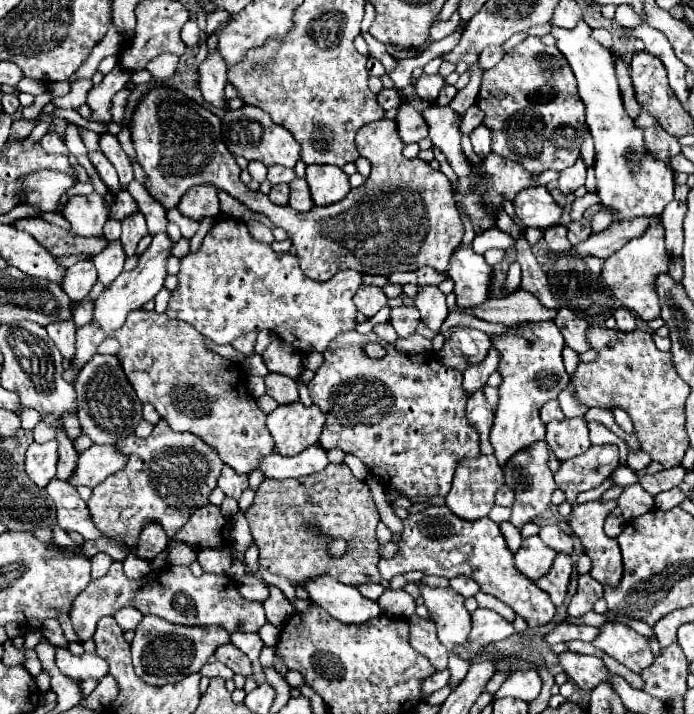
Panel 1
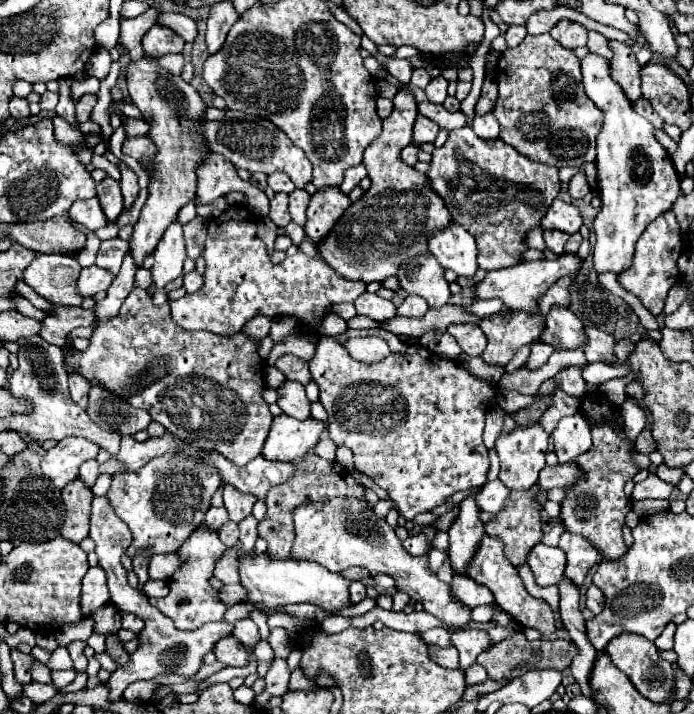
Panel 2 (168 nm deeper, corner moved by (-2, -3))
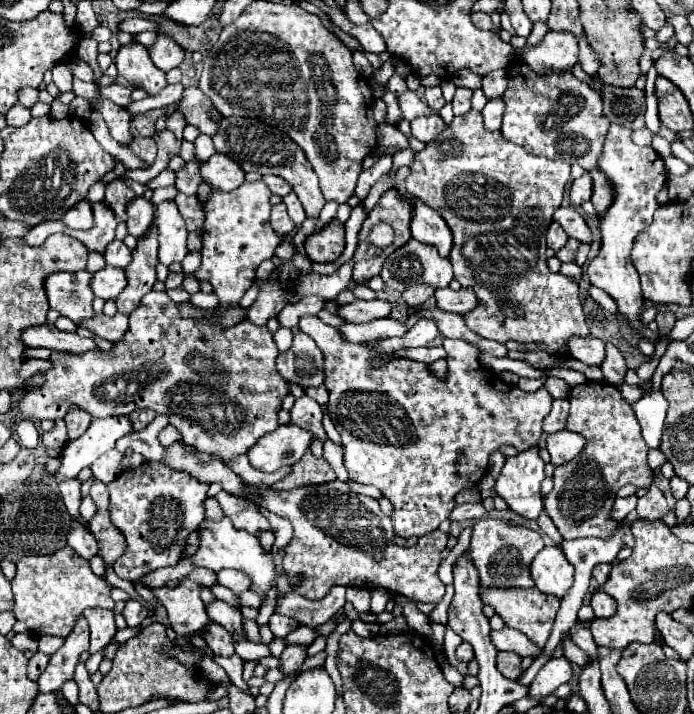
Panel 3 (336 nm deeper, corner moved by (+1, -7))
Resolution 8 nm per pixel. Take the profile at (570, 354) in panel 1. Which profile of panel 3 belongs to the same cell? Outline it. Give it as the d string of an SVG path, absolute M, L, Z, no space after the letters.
M450 287L440 289L434 293L434 297L436 297L440 309L452 311L452 313L468 313L474 307L478 307L478 297L474 295L474 291L464 289L464 287L458 291L452 291Z

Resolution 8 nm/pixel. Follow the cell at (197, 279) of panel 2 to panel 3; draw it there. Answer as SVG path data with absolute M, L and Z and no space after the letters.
M198 291L198 293L192 293L190 295L190 301L192 303L196 303L196 305L200 305L200 307L214 307L214 301L218 301L218 297L214 297L212 293L202 293L202 291Z

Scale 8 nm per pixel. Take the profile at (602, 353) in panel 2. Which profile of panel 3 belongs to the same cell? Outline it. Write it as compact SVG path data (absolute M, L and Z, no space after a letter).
M606 343L606 359L602 361L602 373L604 373L606 381L612 385L622 383L622 379L626 375L626 361L624 361L622 353L618 351L618 347L612 343Z

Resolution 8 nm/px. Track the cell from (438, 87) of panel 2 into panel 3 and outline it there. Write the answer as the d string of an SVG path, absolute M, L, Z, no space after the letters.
M426 87L426 103L428 103L428 107L430 107L432 111L436 111L436 113L446 105L440 87Z

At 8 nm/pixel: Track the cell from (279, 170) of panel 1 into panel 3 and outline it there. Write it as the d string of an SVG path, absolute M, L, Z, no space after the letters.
M266 175L266 177L262 177L262 181L268 185L268 189L274 193L274 195L280 195L280 197L286 197L290 191L292 191L292 187L282 179L282 177L274 177L274 175Z

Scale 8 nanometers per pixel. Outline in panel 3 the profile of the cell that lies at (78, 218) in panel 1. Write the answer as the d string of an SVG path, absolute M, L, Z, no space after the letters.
M78 201L74 207L70 207L70 211L66 211L62 221L70 229L84 229L84 231L90 229L92 227L92 205L88 201Z

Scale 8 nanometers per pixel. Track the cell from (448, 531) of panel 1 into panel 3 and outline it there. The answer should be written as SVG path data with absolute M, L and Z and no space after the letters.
M480 587L480 597L482 597L484 603L488 603L496 609L496 613L504 619L504 623L508 627L522 631L538 647L546 645L548 635L550 635L552 625L554 625L558 603L560 603L558 597L546 595L546 593L538 591L536 587L526 589L526 591L522 591L522 589L500 589L500 587Z

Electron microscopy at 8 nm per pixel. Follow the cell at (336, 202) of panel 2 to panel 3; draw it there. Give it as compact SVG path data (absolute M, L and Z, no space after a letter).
M332 219L324 229L308 235L304 249L310 261L334 261L344 249L344 225L338 219Z

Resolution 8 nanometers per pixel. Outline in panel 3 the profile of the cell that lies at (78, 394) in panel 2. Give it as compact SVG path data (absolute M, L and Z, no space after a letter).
M74 407L74 411L68 411L64 421L68 427L68 439L76 439L78 435L82 435L88 429L92 419L90 419L90 415L86 415L86 411L78 411L78 407Z

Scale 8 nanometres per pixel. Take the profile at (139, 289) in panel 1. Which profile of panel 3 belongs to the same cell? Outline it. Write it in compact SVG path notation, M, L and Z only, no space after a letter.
M164 201L156 205L156 211L158 211L158 241L160 241L158 259L160 263L166 263L166 267L170 267L172 263L182 263L182 259L188 253L184 219L178 213L174 201Z

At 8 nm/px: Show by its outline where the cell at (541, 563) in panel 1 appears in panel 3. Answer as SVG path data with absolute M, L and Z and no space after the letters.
M544 547L530 565L530 575L536 583L536 589L548 595L562 597L570 585L574 567L568 563L560 547Z

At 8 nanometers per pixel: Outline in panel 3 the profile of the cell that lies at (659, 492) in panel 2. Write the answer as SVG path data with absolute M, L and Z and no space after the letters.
M630 495L630 497L618 497L616 503L614 503L614 509L612 509L612 519L622 521L630 511L636 509L636 503L638 503L638 497L636 497L636 495Z

